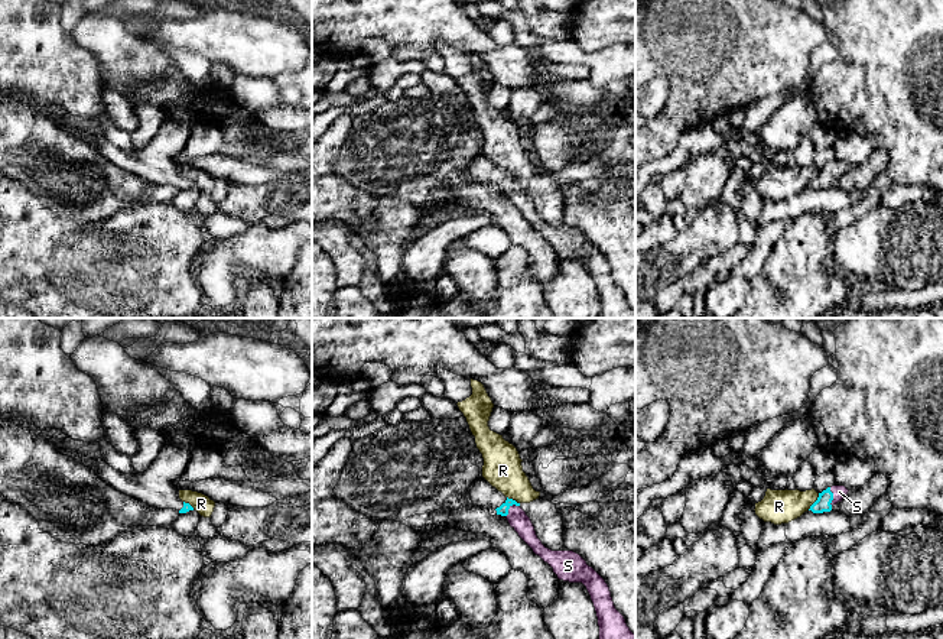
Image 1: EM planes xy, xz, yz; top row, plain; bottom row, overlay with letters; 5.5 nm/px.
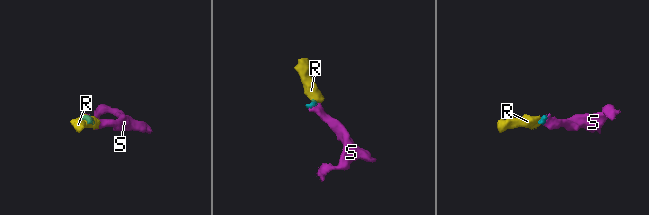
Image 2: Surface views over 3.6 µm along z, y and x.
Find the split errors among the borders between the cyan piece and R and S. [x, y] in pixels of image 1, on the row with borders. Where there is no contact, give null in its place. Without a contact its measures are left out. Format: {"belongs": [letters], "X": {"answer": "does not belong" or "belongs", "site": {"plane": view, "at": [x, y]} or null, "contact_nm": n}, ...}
{"belongs": ["S"], "R": {"answer": "does not belong", "site": {"plane": "yz", "at": [815, 502]}, "contact_nm": 120}, "S": {"answer": "belongs", "site": {"plane": "xz", "at": [509, 508]}, "contact_nm": 100}}

